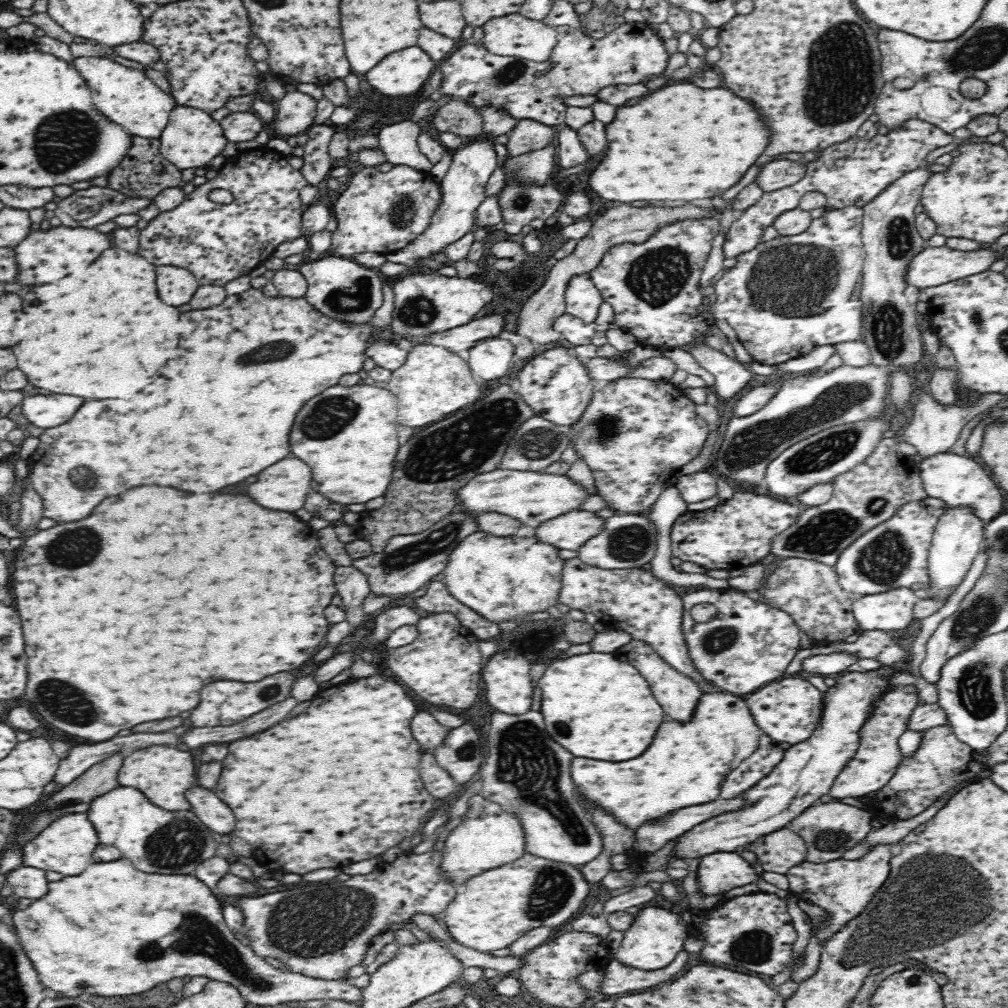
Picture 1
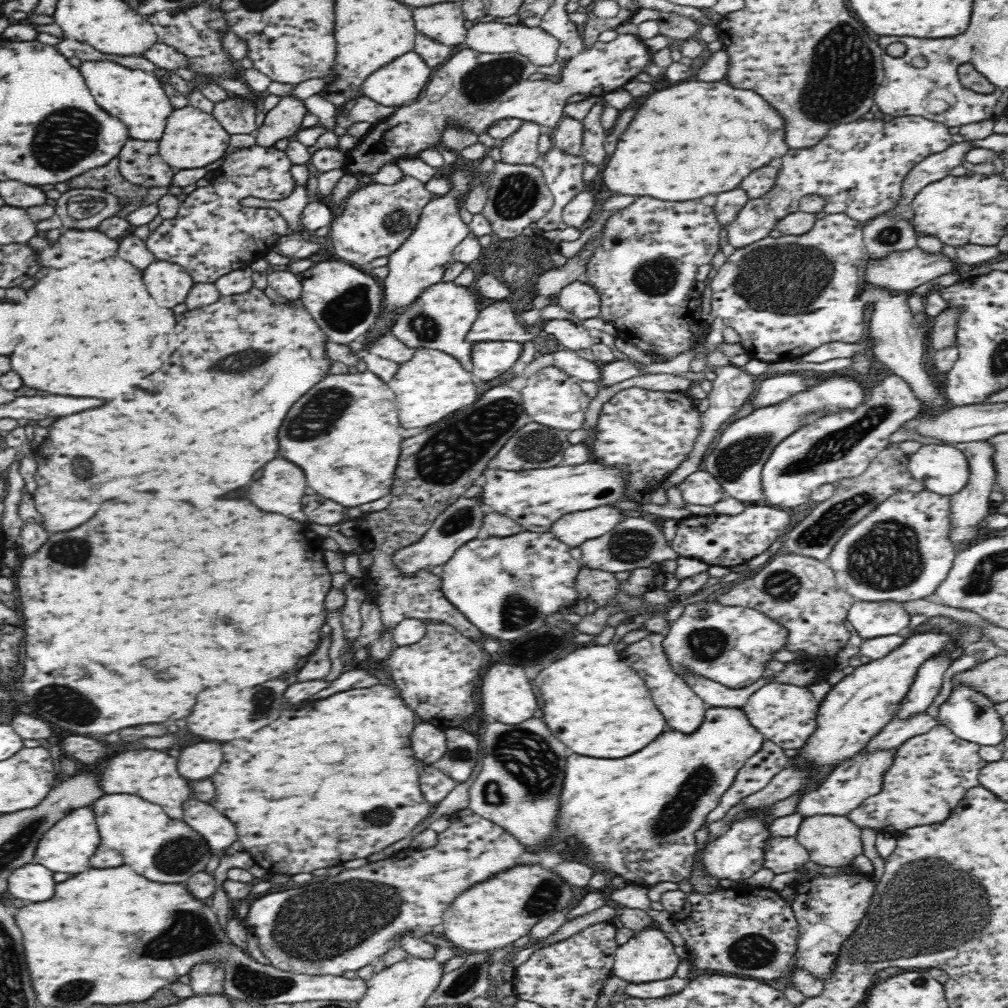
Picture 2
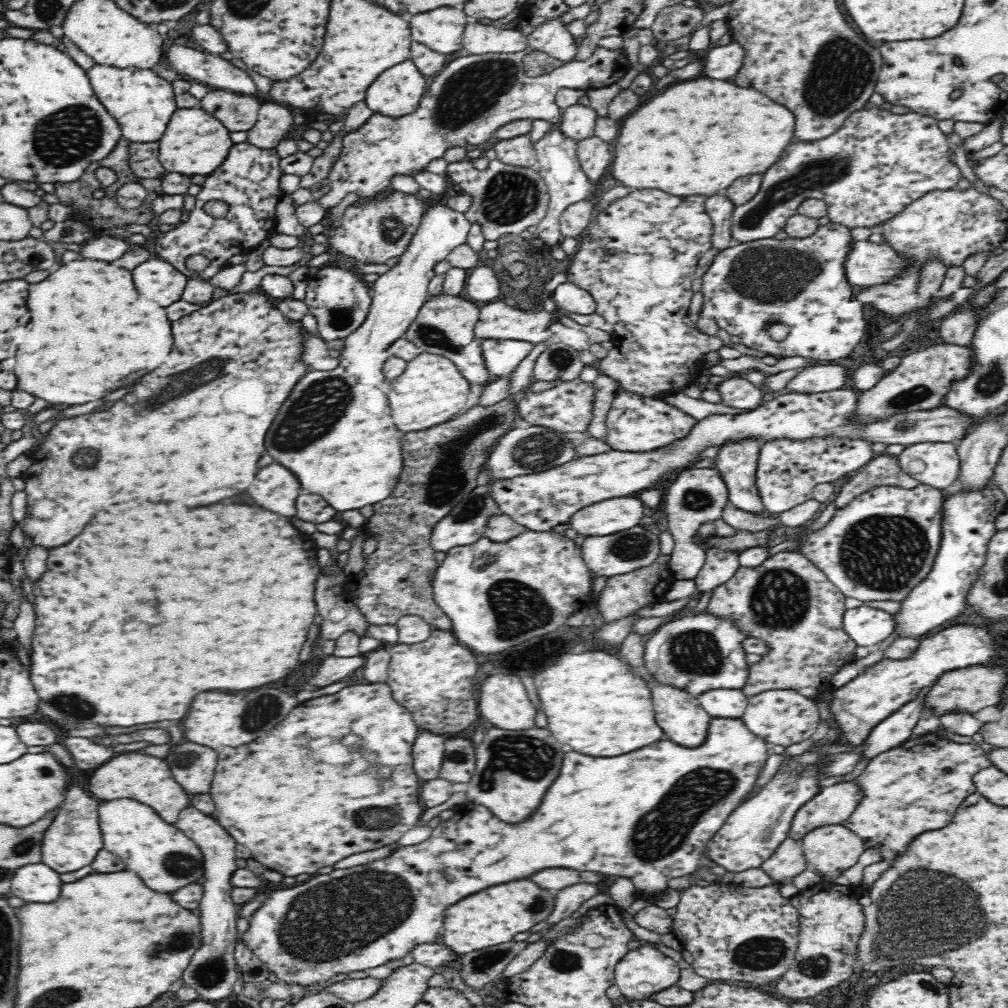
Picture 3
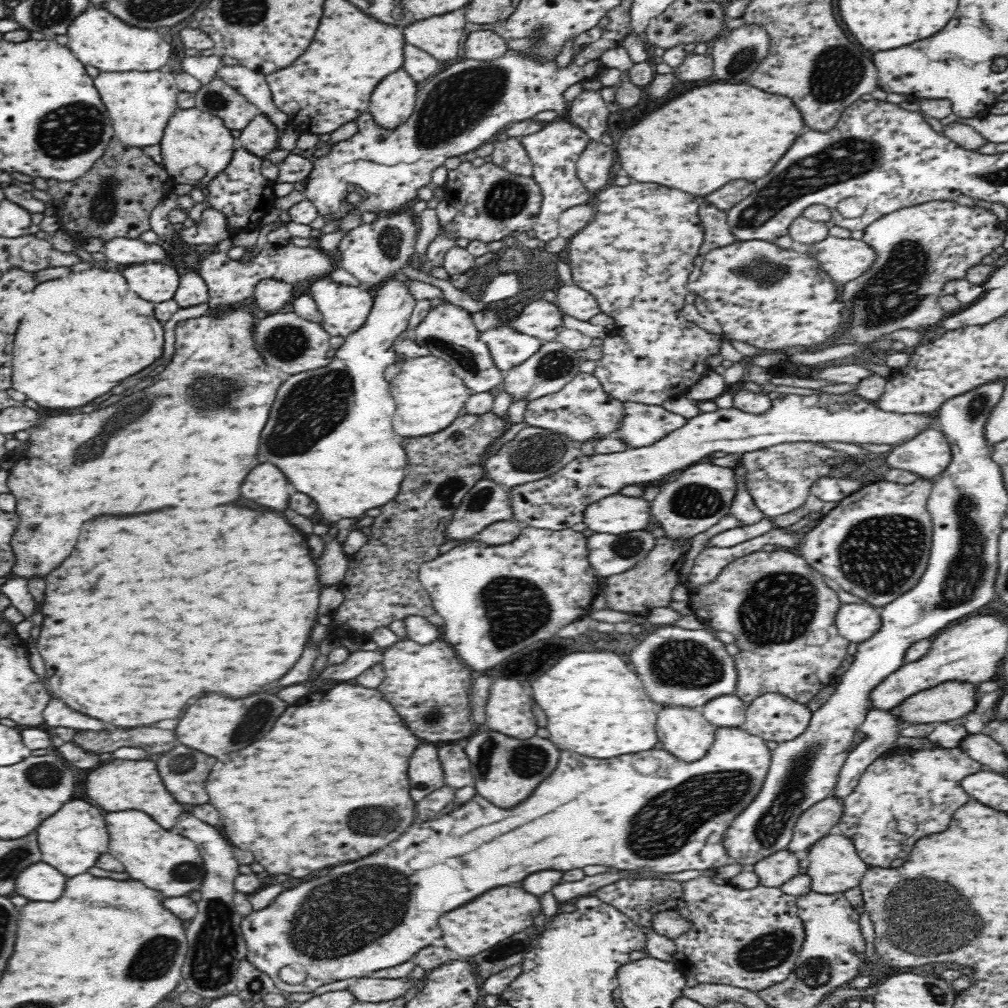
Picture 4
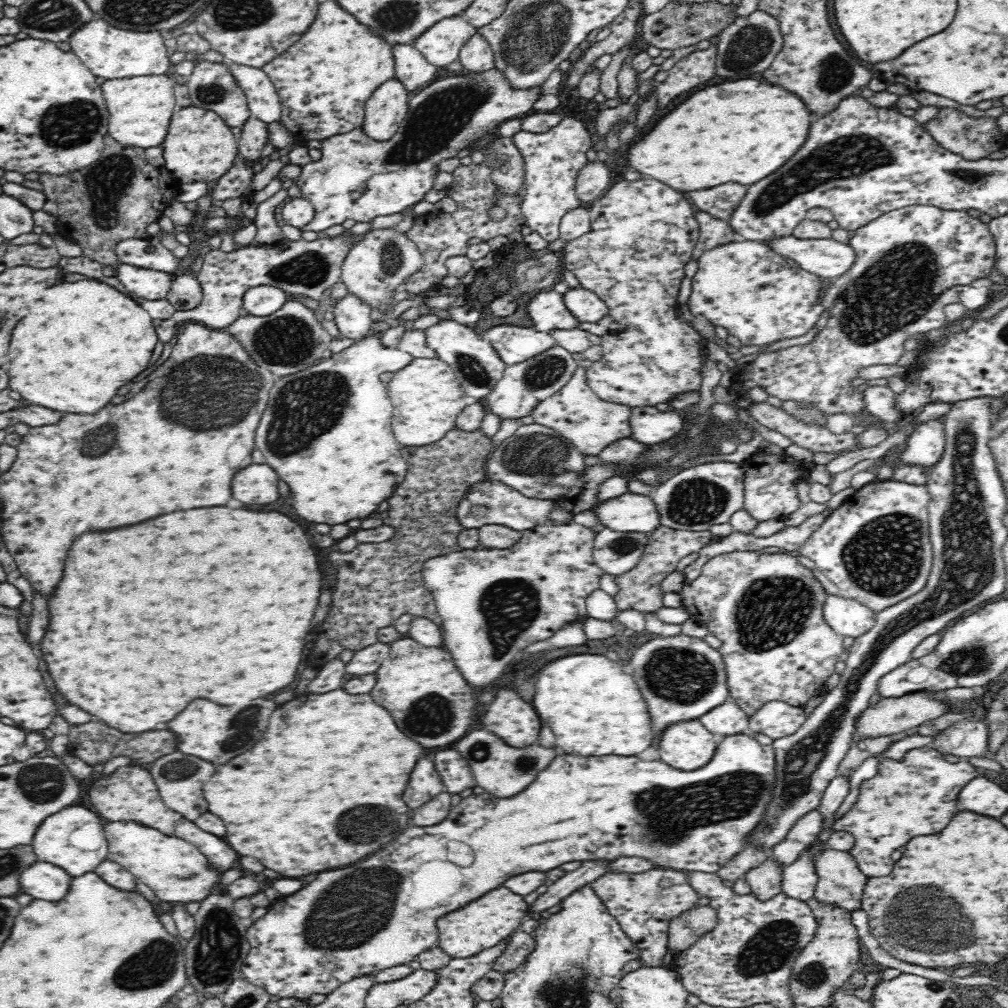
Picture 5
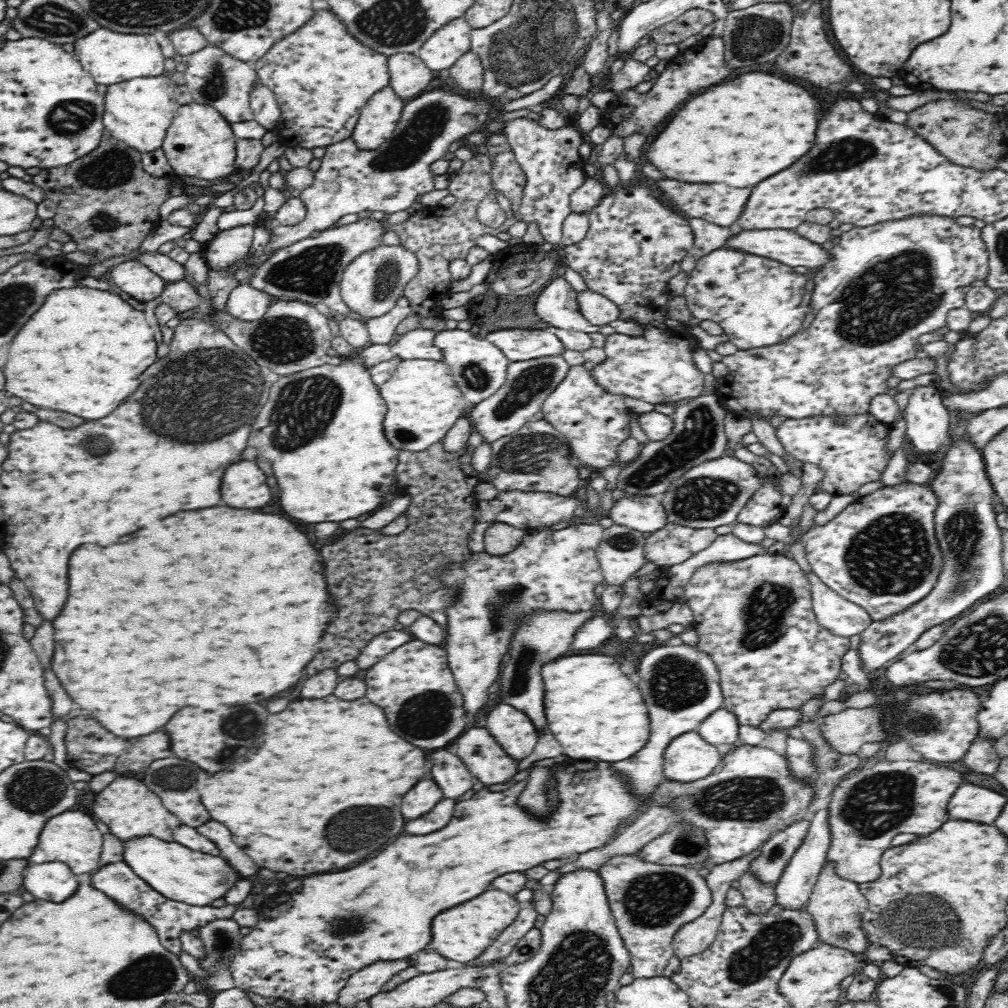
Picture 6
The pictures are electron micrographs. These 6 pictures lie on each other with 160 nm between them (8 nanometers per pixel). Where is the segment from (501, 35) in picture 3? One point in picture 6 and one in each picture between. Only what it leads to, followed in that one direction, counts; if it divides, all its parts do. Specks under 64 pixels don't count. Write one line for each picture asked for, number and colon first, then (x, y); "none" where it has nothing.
4: (483, 44)
5: (476, 55)
6: (468, 71)

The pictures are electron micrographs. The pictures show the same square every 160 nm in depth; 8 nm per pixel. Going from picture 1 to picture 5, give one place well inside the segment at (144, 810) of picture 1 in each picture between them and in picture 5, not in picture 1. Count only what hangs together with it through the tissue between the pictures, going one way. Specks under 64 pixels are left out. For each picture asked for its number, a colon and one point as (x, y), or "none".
2: (164, 850)
3: (161, 854)
4: (164, 860)
5: (174, 869)

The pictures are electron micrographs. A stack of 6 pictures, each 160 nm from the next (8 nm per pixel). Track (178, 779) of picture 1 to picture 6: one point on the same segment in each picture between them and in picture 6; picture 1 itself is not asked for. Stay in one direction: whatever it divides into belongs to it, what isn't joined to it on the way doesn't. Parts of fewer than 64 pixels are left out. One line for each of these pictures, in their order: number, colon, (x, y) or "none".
2: (152, 775)
3: (148, 780)
4: (123, 784)
5: (130, 793)
6: (130, 809)

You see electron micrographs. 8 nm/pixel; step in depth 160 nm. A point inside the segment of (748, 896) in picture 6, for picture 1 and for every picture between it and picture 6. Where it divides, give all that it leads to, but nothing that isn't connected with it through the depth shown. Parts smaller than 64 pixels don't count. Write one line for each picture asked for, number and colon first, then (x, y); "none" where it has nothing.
1: (780, 850)
2: (782, 854)
3: (788, 860)
4: (775, 870)
5: (765, 880)

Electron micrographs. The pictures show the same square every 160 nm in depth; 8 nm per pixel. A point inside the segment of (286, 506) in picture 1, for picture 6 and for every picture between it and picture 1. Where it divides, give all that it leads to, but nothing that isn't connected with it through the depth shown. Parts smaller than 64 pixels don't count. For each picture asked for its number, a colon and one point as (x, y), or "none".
2: (280, 489)
3: (274, 488)
4: (266, 485)
5: (258, 484)
6: (244, 485)

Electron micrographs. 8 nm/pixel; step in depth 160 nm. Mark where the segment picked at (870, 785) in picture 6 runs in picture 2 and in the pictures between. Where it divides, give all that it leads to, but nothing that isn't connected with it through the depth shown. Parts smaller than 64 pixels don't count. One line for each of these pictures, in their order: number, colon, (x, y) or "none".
2: (932, 771)
3: (914, 788)
4: (903, 796)
5: (918, 795)

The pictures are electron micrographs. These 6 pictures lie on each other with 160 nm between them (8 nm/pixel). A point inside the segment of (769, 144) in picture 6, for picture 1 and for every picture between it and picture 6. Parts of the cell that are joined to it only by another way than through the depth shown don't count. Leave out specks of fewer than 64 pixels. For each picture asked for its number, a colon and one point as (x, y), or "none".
1: (681, 142)
2: (696, 138)
3: (699, 136)
4: (686, 144)
5: (741, 131)

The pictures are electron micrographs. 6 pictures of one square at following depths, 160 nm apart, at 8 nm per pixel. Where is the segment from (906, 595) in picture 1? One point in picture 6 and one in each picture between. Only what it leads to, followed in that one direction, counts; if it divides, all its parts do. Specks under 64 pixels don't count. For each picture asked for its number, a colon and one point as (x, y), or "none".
2: (870, 619)
3: (867, 626)
4: (858, 623)
5: (848, 617)
6: (841, 617)

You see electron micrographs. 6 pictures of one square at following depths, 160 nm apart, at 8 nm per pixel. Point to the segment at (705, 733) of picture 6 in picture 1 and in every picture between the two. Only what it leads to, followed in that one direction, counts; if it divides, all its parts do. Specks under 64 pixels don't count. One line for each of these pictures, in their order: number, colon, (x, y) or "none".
1: (619, 595)
2: (713, 693)
3: (719, 702)
4: (729, 710)
5: (727, 719)

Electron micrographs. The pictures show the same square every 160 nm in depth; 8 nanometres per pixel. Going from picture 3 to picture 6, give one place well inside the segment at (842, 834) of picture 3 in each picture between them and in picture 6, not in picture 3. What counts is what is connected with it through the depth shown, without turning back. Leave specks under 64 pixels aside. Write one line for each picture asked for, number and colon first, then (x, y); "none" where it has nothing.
4: (835, 866)
5: (840, 881)
6: (836, 904)

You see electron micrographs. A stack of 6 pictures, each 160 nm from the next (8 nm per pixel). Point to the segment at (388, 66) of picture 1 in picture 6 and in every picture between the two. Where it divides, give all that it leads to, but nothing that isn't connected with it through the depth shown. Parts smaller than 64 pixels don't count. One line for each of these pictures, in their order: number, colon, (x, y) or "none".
2: (398, 83)
3: (397, 91)
4: (392, 102)
5: (387, 107)
6: (379, 117)

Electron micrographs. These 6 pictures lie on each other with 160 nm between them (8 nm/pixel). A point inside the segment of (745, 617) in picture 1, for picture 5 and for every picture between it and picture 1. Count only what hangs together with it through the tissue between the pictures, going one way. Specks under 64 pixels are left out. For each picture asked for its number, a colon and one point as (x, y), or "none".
2: (734, 646)
3: (697, 652)
4: (680, 666)
5: (682, 677)

